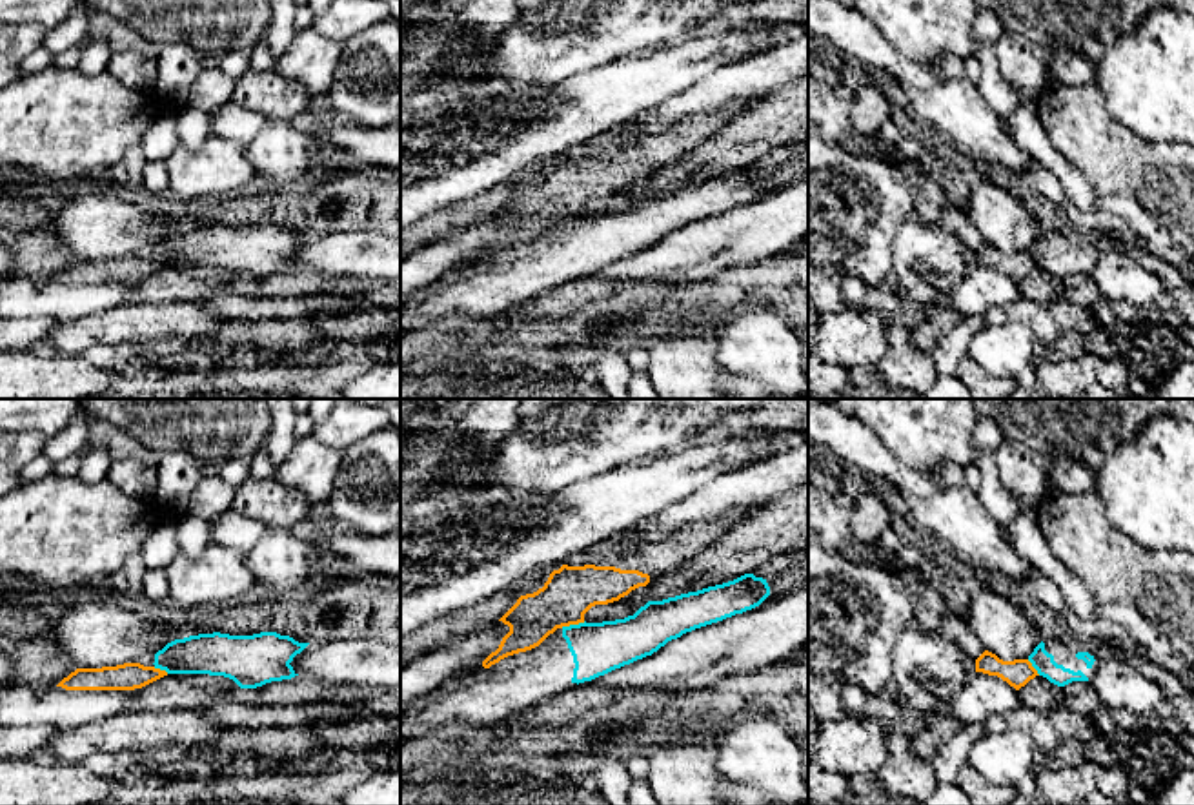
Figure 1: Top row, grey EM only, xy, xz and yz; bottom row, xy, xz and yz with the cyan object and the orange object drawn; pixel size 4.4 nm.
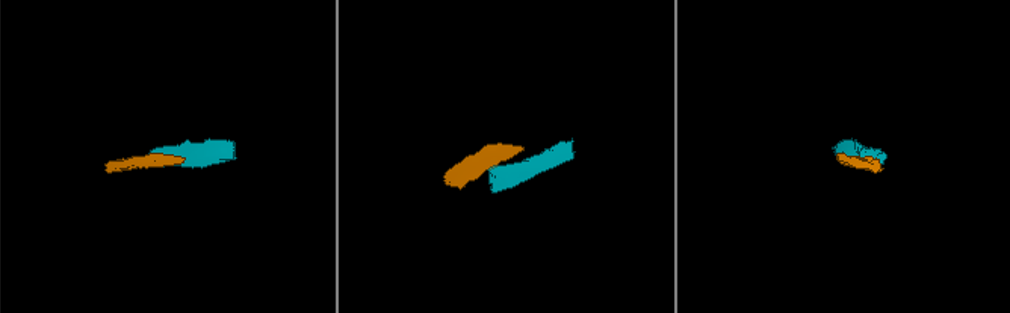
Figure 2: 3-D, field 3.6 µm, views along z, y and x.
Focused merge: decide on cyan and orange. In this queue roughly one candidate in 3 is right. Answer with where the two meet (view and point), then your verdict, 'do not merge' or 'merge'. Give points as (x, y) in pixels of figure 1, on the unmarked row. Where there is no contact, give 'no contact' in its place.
contact xz (572, 217); do not merge

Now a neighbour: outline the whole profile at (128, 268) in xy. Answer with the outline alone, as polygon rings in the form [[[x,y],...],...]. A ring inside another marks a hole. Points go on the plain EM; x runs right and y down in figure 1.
[[[124,255],[102,260],[76,260],[56,279],[66,282],[135,282],[164,268],[167,268],[167,264],[155,259]]]

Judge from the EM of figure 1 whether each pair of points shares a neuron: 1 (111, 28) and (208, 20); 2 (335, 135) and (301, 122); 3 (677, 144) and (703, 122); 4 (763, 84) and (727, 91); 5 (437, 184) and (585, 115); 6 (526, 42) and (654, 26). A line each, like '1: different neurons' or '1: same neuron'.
1: different neurons
2: same neuron
3: same neuron
4: same neuron
5: same neuron
6: same neuron

